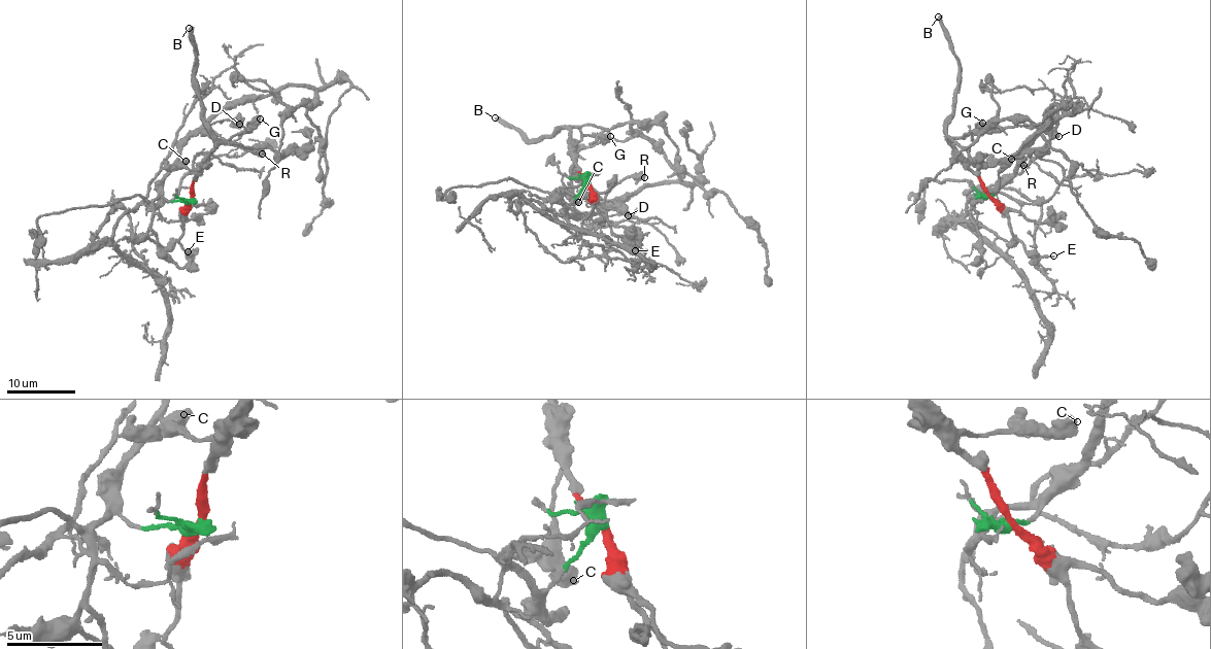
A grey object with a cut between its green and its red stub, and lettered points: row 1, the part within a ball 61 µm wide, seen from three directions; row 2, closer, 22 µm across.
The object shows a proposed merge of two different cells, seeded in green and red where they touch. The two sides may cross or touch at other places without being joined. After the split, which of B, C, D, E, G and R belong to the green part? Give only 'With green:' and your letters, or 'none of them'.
With green: R

